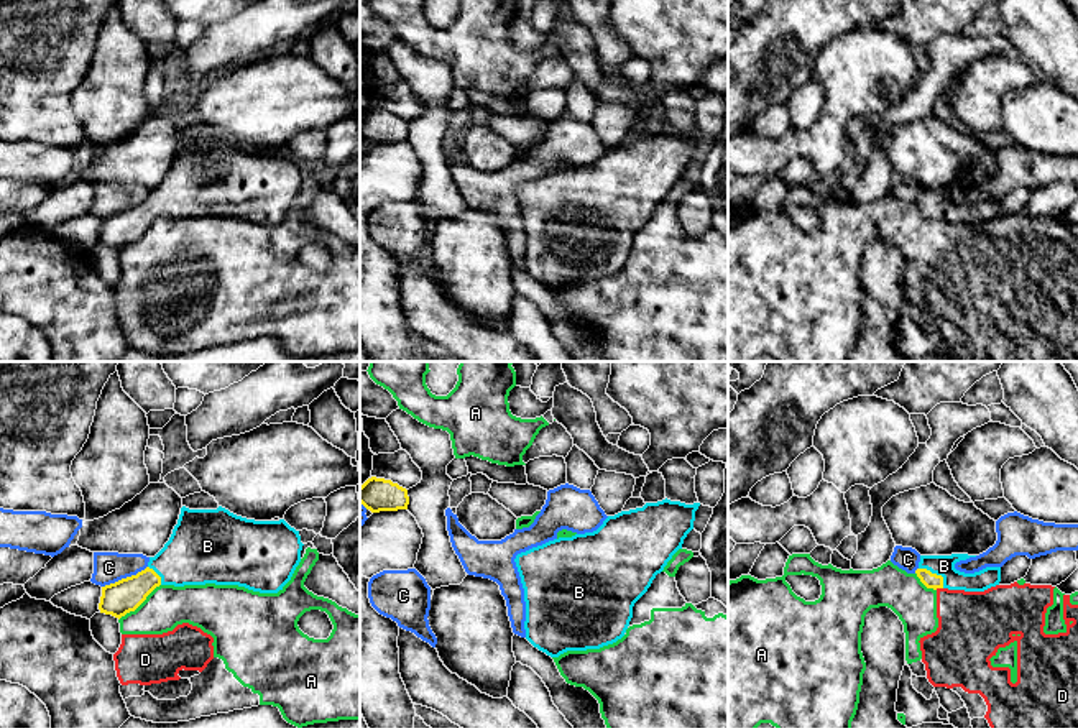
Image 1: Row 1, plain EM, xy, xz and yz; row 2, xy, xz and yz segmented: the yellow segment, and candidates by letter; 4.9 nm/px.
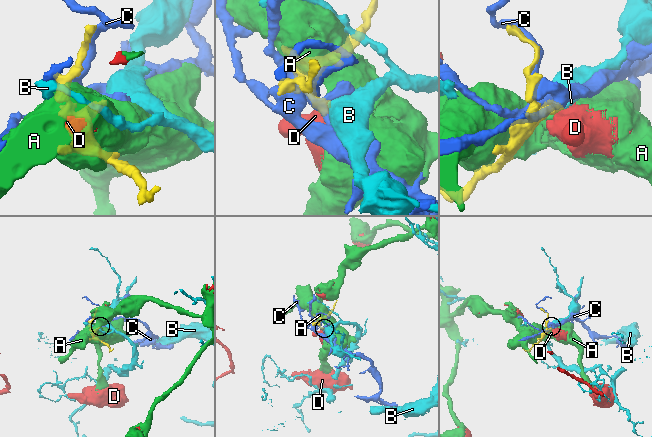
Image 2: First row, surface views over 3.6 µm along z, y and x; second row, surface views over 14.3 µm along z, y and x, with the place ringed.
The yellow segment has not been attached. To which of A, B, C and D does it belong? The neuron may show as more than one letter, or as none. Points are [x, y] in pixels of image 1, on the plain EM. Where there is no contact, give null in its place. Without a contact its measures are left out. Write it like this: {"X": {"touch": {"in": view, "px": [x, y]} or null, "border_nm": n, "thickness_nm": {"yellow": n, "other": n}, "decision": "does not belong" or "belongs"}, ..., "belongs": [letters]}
{"A": {"touch": {"in": "xy", "px": [138, 237]}, "border_nm": 280, "thickness_nm": {"yellow": 160, "other": 200}, "decision": "does not belong"}, "B": {"touch": {"in": "yz", "px": [935, 206]}, "border_nm": 160, "thickness_nm": {"yellow": 80, "other": 100}, "decision": "belongs"}, "C": {"touch": {"in": "xy", "px": [124, 211]}, "border_nm": 240, "thickness_nm": {"yellow": 160, "other": 160}, "decision": "does not belong"}, "D": {"touch": {"in": "yz", "px": [939, 219]}, "border_nm": 40, "thickness_nm": {"yellow": 80, "other": 340}, "decision": "does not belong"}, "belongs": ["B"]}

